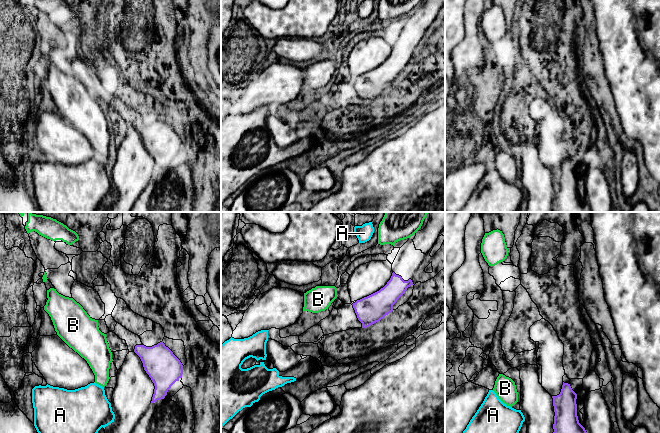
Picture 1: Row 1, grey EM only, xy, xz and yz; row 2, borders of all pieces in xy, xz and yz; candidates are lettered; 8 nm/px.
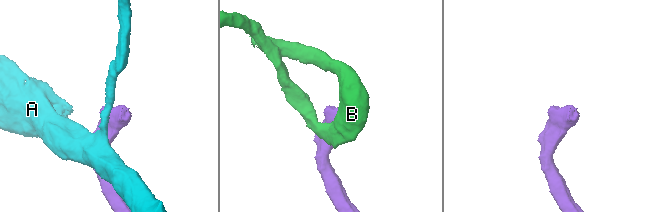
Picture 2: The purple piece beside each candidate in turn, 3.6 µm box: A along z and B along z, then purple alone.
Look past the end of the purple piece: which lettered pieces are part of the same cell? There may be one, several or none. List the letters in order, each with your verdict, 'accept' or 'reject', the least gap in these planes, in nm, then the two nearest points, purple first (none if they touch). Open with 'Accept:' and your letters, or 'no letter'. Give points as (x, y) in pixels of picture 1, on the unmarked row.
Accept: no letter
A: reject; gap 240 nm; span yz (553, 200), (524, 196)
B: reject; gap 140 nm; span xz (352, 80), (336, 73)

